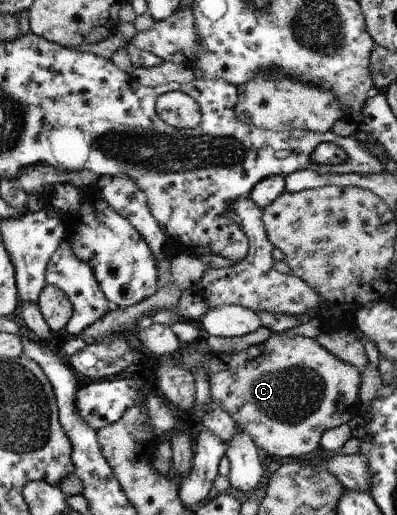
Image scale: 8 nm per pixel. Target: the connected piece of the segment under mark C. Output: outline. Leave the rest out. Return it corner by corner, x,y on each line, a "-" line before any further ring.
271,333
264,342
240,352
204,351
204,368
208,370
211,399
229,412
237,426
269,455
280,458
306,456
318,448
326,430
347,425
360,413
358,390
361,372
332,356
310,337

